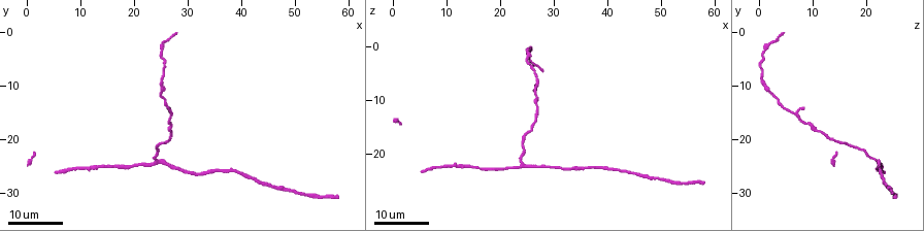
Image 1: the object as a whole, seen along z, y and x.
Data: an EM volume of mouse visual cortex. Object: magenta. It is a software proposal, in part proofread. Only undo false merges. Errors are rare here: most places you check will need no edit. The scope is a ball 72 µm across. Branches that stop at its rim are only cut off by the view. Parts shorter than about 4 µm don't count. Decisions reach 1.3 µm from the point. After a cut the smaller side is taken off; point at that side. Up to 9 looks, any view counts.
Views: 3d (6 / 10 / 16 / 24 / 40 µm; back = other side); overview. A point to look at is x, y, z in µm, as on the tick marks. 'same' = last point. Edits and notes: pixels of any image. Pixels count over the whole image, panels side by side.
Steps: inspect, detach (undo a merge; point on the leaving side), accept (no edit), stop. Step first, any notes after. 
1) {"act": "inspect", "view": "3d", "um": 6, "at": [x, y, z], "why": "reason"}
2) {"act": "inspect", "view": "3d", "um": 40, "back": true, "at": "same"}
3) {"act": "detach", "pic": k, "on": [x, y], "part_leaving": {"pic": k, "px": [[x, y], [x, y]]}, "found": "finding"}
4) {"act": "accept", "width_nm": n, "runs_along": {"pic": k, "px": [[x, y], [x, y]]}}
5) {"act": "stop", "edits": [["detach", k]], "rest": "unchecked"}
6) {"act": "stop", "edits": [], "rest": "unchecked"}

{"act": "inspect", "view": "3d", "um": 24, "at": [16.5, 24.5, 23.0]}

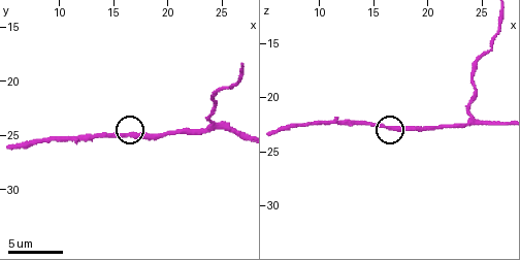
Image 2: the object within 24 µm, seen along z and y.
{"act": "inspect", "view": "3d", "um": 6, "at": [16.6, 25.2, 22.8]}

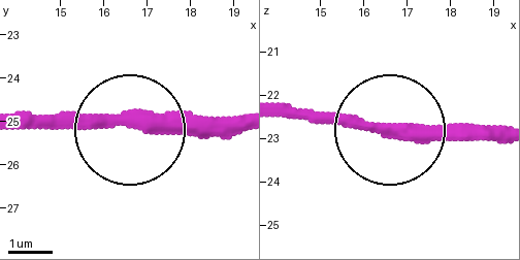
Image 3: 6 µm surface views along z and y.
{"act": "inspect", "view": "3d", "um": 6, "back": true, "at": [16.60, 24.90, 22.85]}

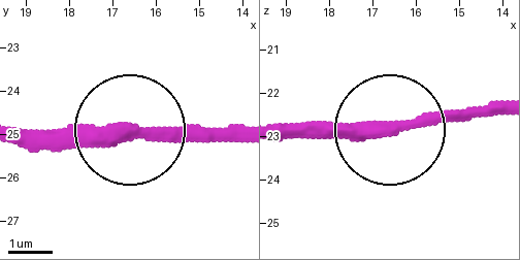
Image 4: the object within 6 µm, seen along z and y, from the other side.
{"act": "accept", "width_nm": 310, "runs_along": {"pic": 4, "px": [[23, 132], [233, 132]]}, "found": "one neuron here"}

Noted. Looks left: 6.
{"act": "inspect", "view": "3d", "um": 16, "at": [27.0, 14.5, 6.0], "why": "side arm on a straight run"}

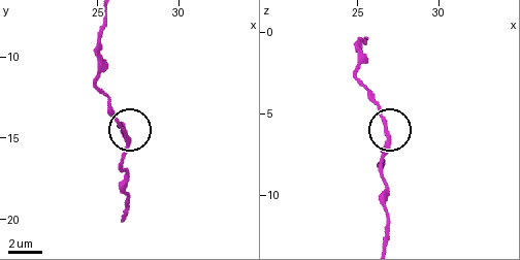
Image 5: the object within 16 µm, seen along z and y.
{"act": "inspect", "view": "3d", "um": 6, "at": [26.8, 15.0, 6.2], "why": "zoom in"}

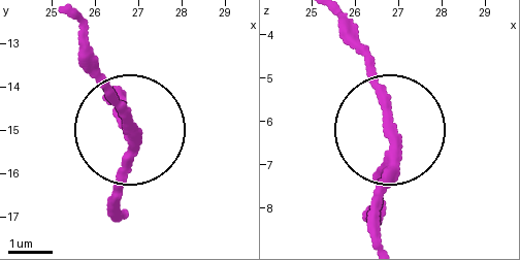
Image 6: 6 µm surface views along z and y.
{"act": "accept", "runs_along": {"pic": 6, "px": [[117, 218], [127, 121], [94, 55]]}, "found": "continuous, no second neuron"}

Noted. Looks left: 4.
{"act": "inspect", "view": "3d", "um": 16, "at": [25.0, 9.0, 0.5], "why": "sudden change in width"}

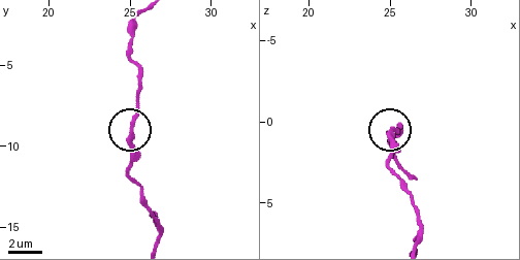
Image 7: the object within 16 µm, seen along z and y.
{"act": "inspect", "view": "3d", "um": 6, "at": [25.2, 8.7, 0.4], "why": "zoom in"}

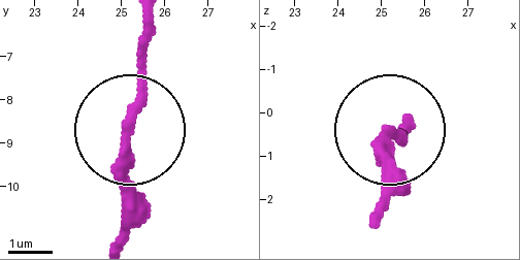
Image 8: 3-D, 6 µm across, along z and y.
{"act": "accept", "runs_along": {"pic": 8, "px": [[119, 235], [119, 147], [153, 25]]}, "found": "one neuron here"}

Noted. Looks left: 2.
{"act": "inspect", "view": "3d", "um": 6, "at": [24.2, 24.4, 22.4], "why": "three-way junction"}

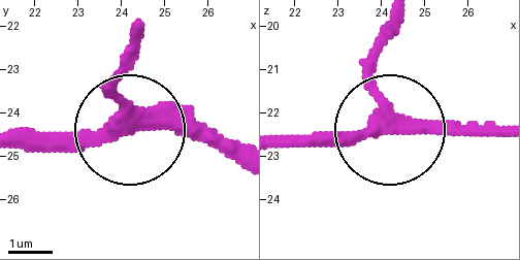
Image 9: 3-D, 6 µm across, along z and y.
{"act": "accept", "side_arm_um": 32, "runs_along": {"pic": 9, "px": [[136, 58], [118, 79], [118, 132], [19, 132]]}, "found": "continuous, no second neuron"}

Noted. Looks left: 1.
{"act": "stop", "edits": [], "rest": "unchecked"}

